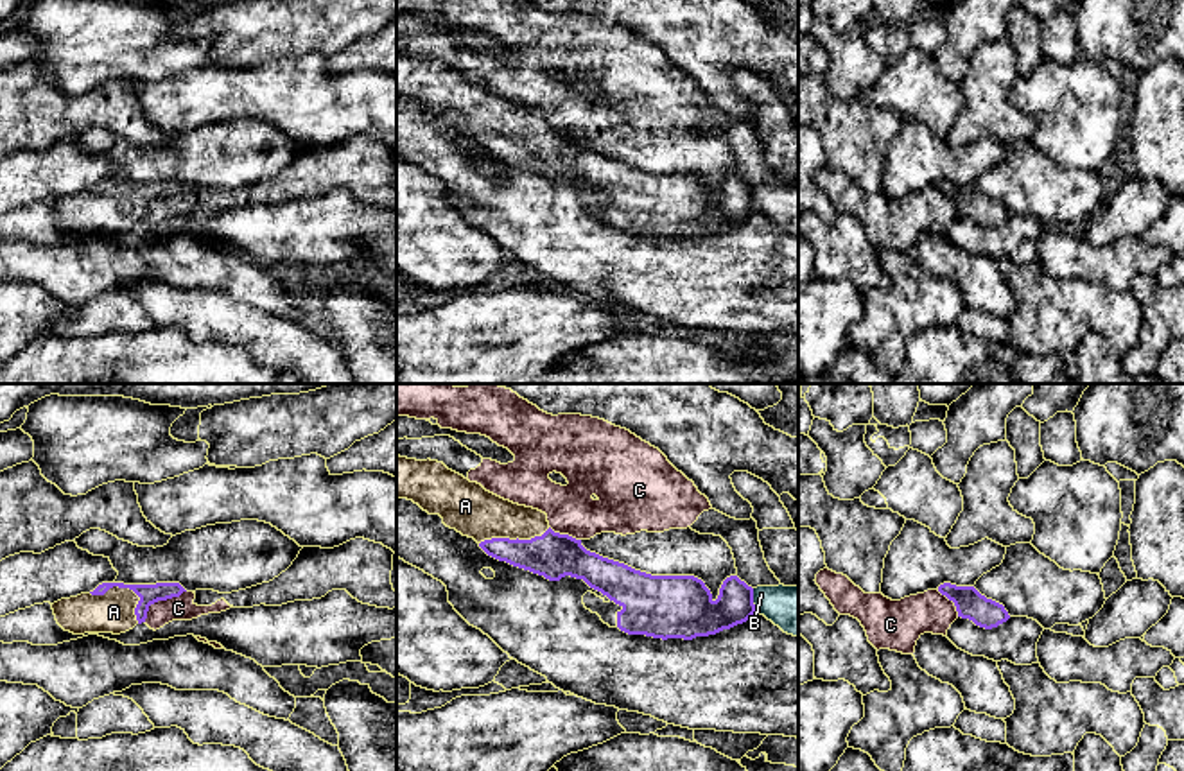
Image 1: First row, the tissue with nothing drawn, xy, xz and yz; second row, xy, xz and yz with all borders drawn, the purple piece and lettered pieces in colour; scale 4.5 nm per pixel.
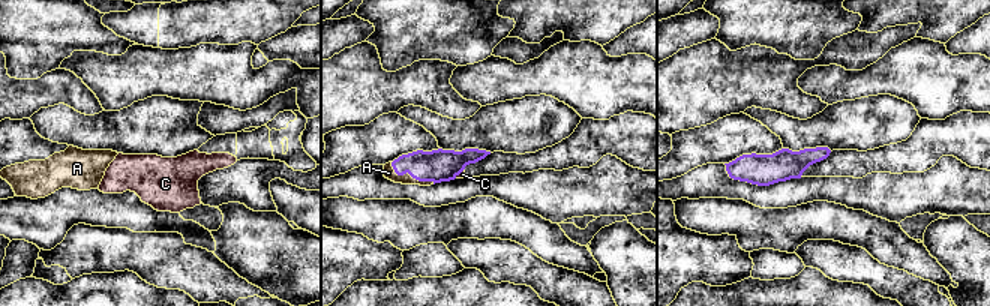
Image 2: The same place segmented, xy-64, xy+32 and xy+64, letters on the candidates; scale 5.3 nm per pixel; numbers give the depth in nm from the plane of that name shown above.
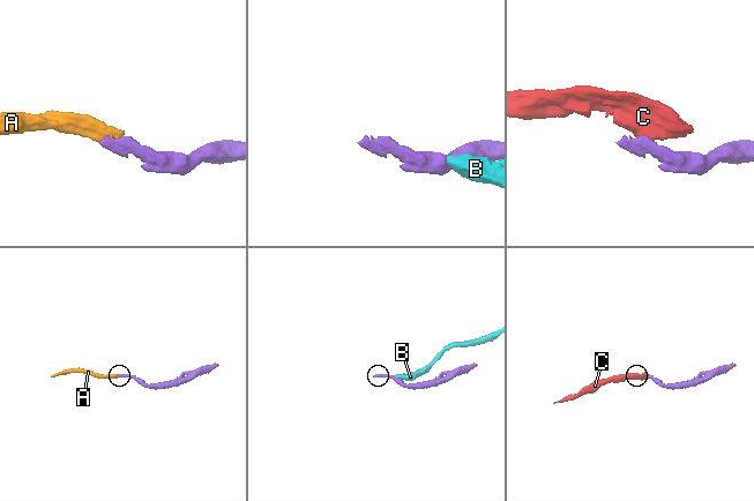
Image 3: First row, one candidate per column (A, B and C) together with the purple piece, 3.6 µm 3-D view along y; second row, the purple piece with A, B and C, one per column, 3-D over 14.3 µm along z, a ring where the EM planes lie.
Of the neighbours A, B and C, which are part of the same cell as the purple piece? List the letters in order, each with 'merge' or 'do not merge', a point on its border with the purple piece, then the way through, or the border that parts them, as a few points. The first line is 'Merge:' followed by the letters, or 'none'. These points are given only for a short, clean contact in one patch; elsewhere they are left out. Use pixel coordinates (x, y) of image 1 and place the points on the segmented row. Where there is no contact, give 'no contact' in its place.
Merge: A
A: merge; meets purple in xy at (128, 587); runs through xy (149, 594), (135, 594), (128, 587), (128, 597), (113, 612)
B: do not merge; meets purple in xz at (752, 599); border along xz (752, 589), (752, 603), (757, 610)
C: do not merge; meets purple in xy at (160, 599); border along xy (185, 590), (155, 601), (144, 621)

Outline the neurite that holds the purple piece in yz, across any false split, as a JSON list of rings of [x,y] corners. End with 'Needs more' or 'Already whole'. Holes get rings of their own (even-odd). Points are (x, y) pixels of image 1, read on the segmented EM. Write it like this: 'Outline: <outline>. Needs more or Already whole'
Outline: [[[944,583],[938,592],[954,602],[958,617],[969,619],[979,628],[992,629],[1010,619],[1003,604],[987,599],[974,586]]]. Already whole

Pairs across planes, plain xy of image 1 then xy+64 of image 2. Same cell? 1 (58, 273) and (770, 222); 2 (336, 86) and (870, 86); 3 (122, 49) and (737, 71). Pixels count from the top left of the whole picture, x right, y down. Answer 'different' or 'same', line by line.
1: same
2: same
3: different

